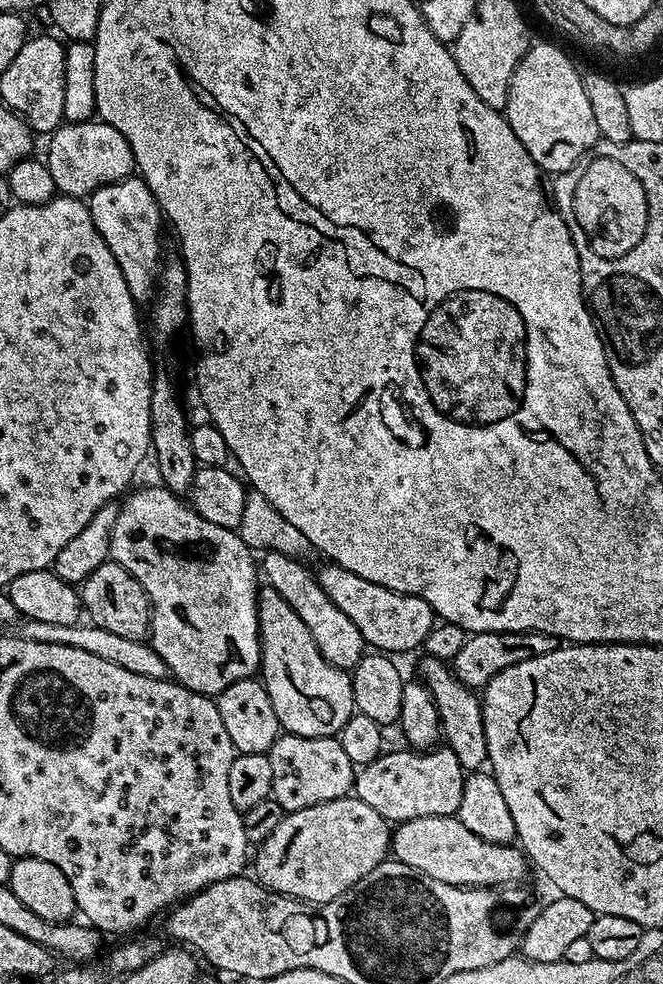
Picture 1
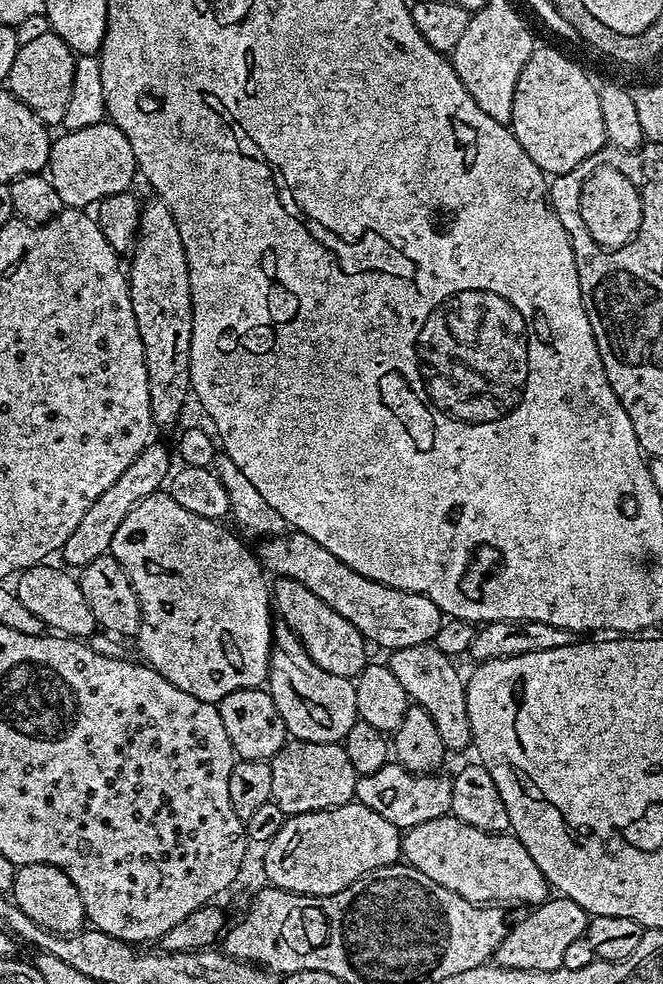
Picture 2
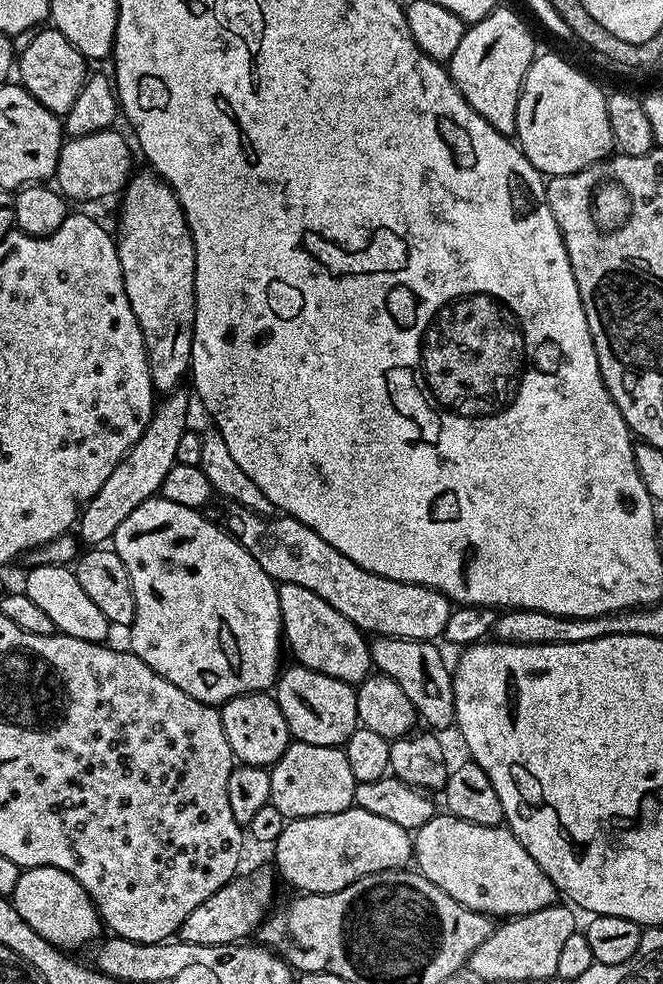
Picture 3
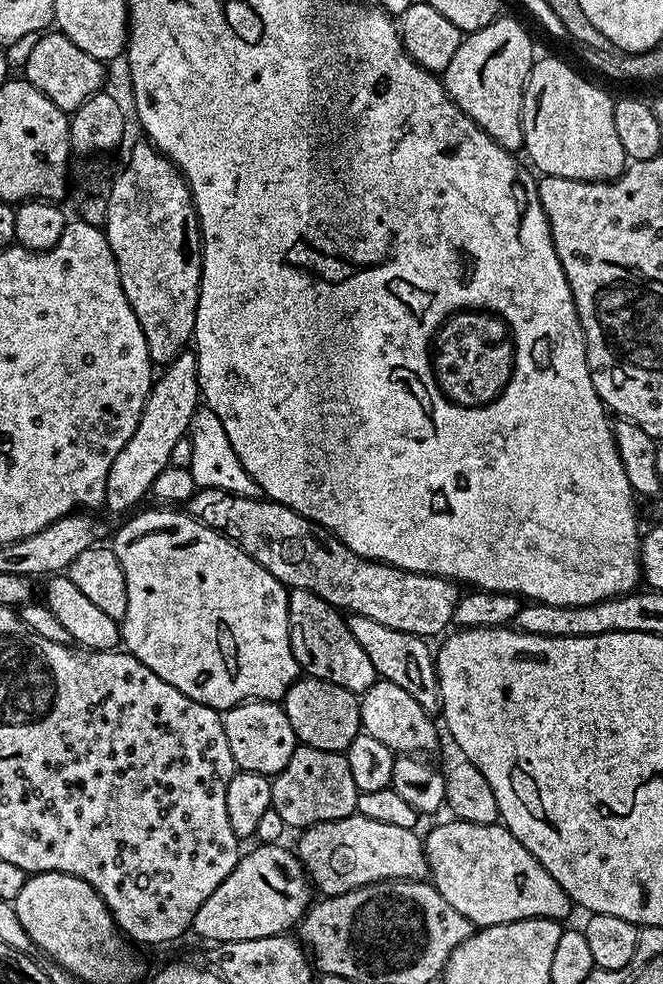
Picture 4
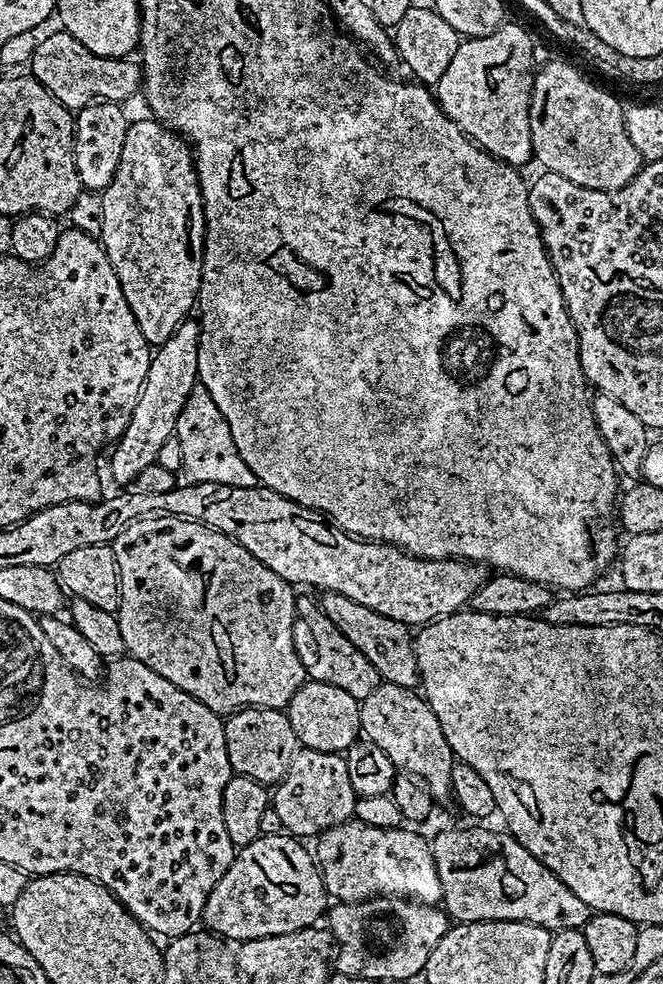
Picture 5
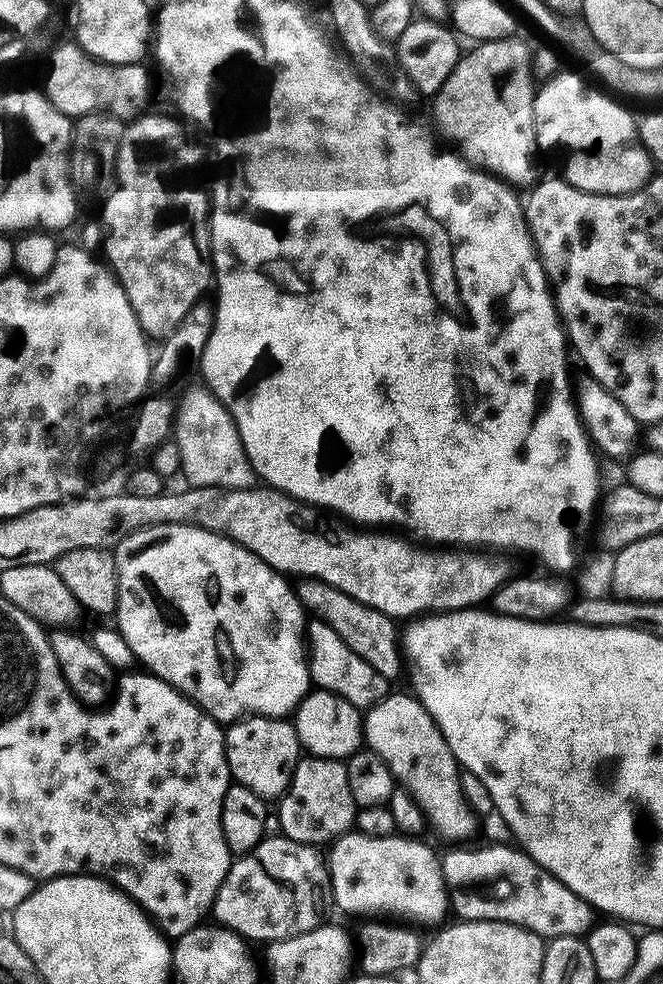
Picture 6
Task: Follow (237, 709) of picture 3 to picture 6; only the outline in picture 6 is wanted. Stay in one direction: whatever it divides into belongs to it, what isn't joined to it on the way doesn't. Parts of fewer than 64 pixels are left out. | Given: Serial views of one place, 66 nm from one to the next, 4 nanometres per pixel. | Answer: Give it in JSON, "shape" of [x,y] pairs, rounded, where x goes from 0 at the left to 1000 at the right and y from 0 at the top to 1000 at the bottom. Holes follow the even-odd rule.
{"shape":[[[374,728],[345,735],[338,745],[338,761],[348,792],[400,811],[427,809],[440,794],[446,773],[456,768],[445,739],[433,731],[413,728]]]}

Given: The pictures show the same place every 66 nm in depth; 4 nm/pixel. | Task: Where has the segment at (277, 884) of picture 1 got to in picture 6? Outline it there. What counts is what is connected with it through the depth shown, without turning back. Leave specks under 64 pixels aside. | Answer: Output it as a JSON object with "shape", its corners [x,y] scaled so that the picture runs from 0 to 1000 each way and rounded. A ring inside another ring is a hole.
{"shape":[[[526,843],[511,851],[499,859],[501,867],[493,867],[492,877],[495,879],[495,888],[501,891],[501,910],[499,914],[519,927],[532,927],[537,931],[567,931],[561,933],[579,933],[573,931],[605,931],[609,935],[623,935],[627,939],[658,939],[662,940],[670,930],[677,930],[679,927],[679,908],[674,898],[670,897],[670,884],[667,881],[667,874],[662,869],[656,870],[643,859],[638,858],[638,853],[617,852],[602,848],[596,850],[578,850],[576,852],[558,852],[552,848]]]}

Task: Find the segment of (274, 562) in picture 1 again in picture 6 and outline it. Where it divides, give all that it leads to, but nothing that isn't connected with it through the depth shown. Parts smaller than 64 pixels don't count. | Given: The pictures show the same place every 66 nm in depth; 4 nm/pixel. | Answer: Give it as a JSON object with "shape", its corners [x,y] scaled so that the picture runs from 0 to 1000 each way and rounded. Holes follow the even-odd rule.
{"shape":[[[471,628],[462,634],[462,662],[465,665],[465,680],[471,686],[472,696],[490,703],[502,703],[522,713],[528,713],[535,720],[554,722],[581,707],[587,706],[588,695],[579,690],[558,673],[552,673],[498,636],[492,636],[484,630]]]}

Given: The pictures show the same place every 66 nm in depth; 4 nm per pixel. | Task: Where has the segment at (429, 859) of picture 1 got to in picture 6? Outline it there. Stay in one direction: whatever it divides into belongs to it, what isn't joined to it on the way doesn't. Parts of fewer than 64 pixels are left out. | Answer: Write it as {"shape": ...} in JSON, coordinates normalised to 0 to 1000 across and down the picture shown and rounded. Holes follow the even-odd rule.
{"shape":[[[742,858],[738,862],[700,862],[706,860],[688,860],[683,866],[668,867],[667,881],[670,884],[670,897],[674,898],[679,908],[679,923],[683,928],[689,927],[695,936],[701,935],[750,935],[751,937],[763,937],[774,939],[783,943],[792,943],[795,947],[811,949],[816,953],[831,953],[834,951],[872,951],[879,952],[882,949],[893,946],[896,942],[896,924],[893,920],[885,919],[876,911],[866,909],[866,904],[860,904],[842,892],[836,892],[821,881],[811,876],[805,876],[802,871],[795,866],[783,861],[771,860],[765,862],[760,858]]]}

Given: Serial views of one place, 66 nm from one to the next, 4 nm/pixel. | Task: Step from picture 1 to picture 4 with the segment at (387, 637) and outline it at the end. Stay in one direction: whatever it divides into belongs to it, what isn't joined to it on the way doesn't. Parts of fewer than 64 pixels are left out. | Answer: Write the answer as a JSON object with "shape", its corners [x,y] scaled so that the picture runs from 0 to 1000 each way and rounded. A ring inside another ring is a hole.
{"shape":[[[303,496],[284,507],[281,519],[312,537],[341,542],[345,549],[377,567],[388,569],[397,577],[407,579],[407,583],[413,583],[413,587],[424,589],[436,599],[468,600],[514,623],[564,628],[564,632],[576,632],[576,636],[641,648],[653,648],[670,637],[682,634],[682,625],[697,605],[695,599],[683,590],[670,589],[664,585],[638,585],[635,581],[614,581],[587,573],[546,567],[523,557],[511,547],[499,544],[493,537],[463,528],[430,512],[385,504],[354,504],[341,498]]]}

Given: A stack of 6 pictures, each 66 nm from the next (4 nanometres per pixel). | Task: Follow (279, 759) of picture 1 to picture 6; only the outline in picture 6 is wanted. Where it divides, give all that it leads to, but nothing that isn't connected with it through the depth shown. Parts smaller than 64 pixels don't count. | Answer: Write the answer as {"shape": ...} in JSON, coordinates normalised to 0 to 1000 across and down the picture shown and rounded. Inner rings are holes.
{"shape":[[[469,766],[446,773],[437,799],[419,813],[424,843],[430,851],[443,856],[484,860],[505,855],[532,840],[540,822],[528,807],[523,782],[519,772],[499,772]]]}

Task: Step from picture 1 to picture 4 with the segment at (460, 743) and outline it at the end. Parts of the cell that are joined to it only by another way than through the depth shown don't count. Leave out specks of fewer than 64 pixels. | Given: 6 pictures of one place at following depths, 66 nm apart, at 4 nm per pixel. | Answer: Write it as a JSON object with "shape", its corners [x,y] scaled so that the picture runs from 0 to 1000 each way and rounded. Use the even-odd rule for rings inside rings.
{"shape":[[[526,625],[525,639],[540,648],[546,661],[552,661],[552,669],[564,673],[569,688],[594,693],[594,697],[606,697],[630,717],[637,717],[647,726],[665,718],[664,694],[658,684],[658,668],[653,660],[646,660],[647,651],[638,646],[626,646],[606,640],[594,640],[588,636],[576,636],[576,632],[564,632],[564,628]]]}

